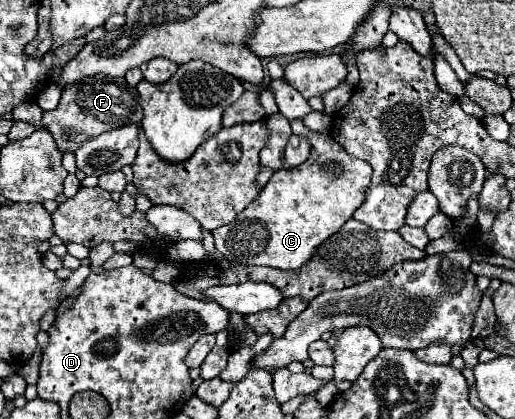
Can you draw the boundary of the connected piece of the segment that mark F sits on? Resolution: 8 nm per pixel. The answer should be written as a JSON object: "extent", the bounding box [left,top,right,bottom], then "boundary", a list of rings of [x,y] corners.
{"extent":[42,75,142,153],"boundary":[[[106,75],[86,77],[78,83],[66,85],[58,107],[54,111],[44,111],[44,117],[42,117],[42,125],[52,133],[60,153],[74,153],[82,143],[98,137],[104,131],[110,131],[128,123],[138,125],[140,121],[142,121],[142,109],[138,105],[136,89],[130,87],[124,77],[112,79]]]}

